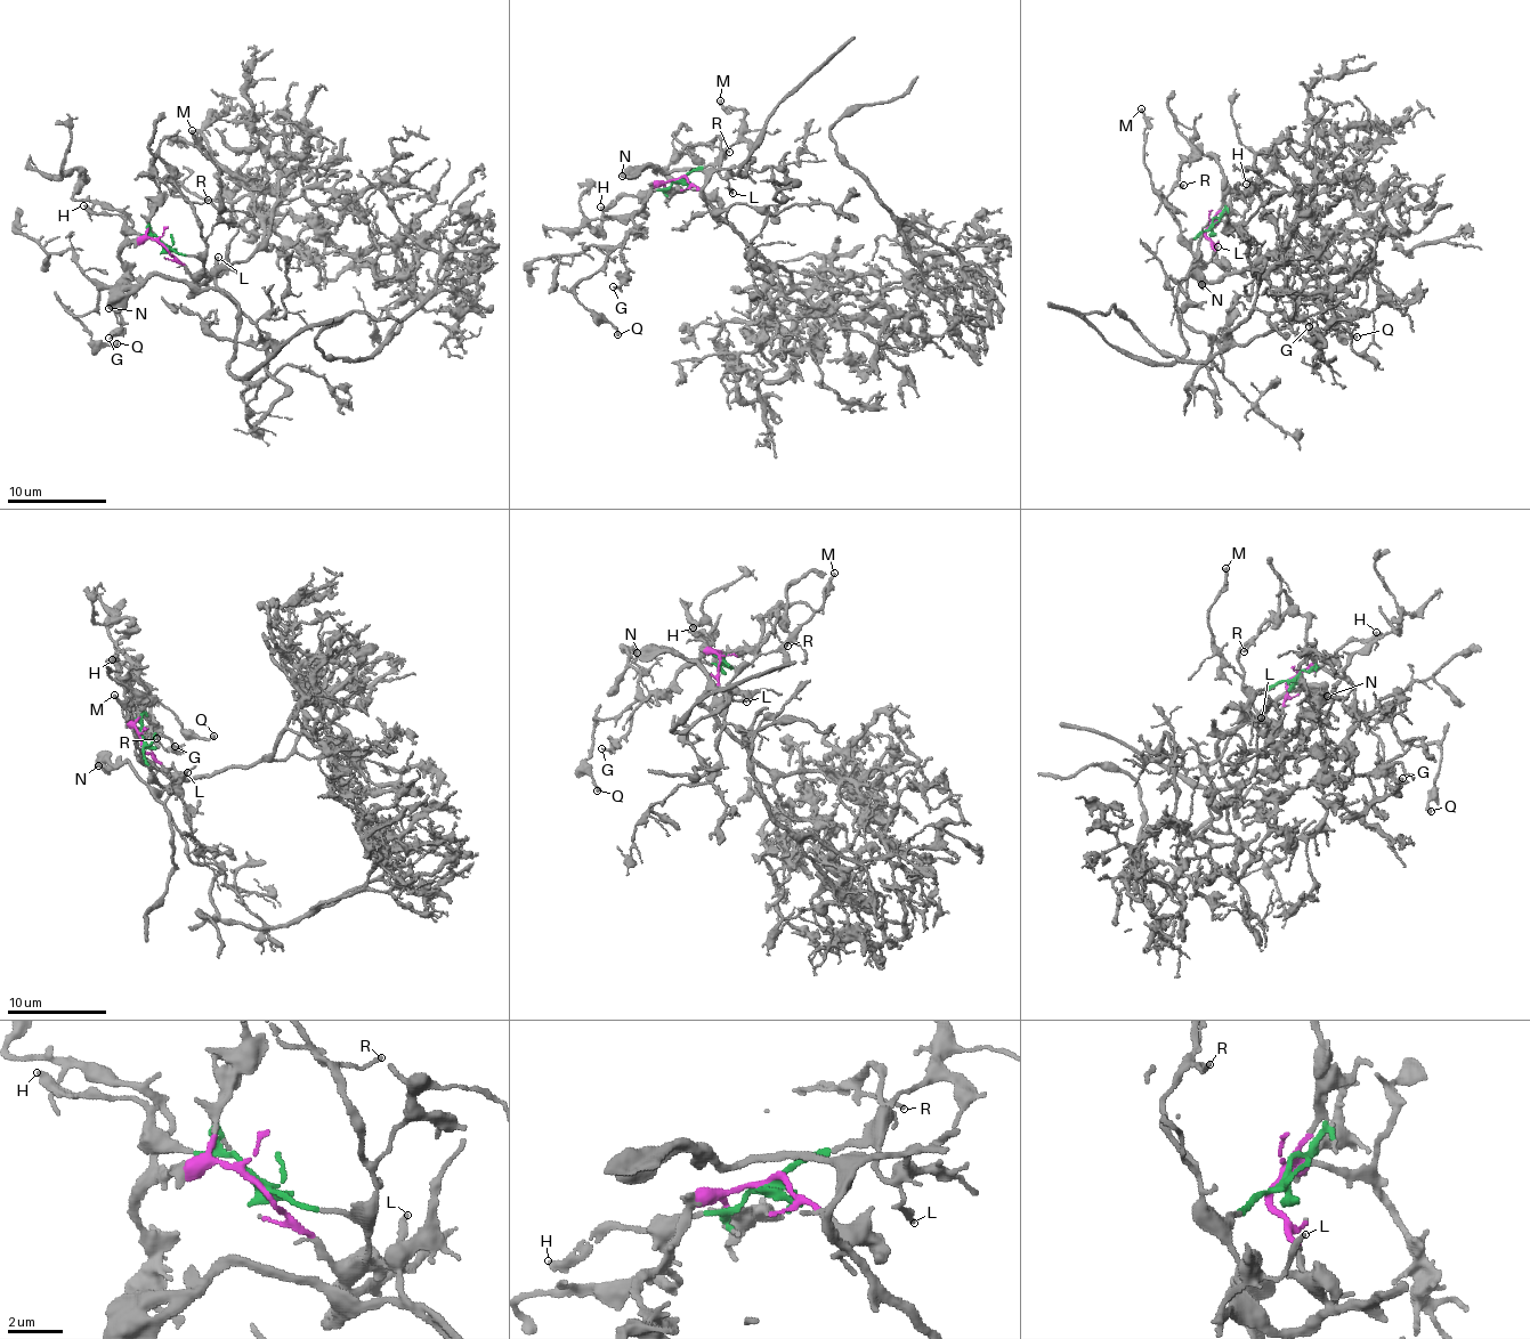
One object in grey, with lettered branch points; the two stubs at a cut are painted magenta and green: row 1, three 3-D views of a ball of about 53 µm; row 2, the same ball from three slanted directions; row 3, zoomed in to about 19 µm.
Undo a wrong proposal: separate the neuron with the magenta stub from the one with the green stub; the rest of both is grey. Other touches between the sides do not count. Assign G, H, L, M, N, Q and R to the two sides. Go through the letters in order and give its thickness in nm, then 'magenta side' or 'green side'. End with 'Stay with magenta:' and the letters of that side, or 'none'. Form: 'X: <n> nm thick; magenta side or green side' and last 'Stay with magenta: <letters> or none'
G: 160 nm thick; magenta side
H: 320 nm thick; green side
L: 240 nm thick; green side
M: 200 nm thick; green side
N: 480 nm thick; magenta side
Q: 240 nm thick; magenta side
R: 110 nm thick; green side
Stay with magenta: G, N, Q

